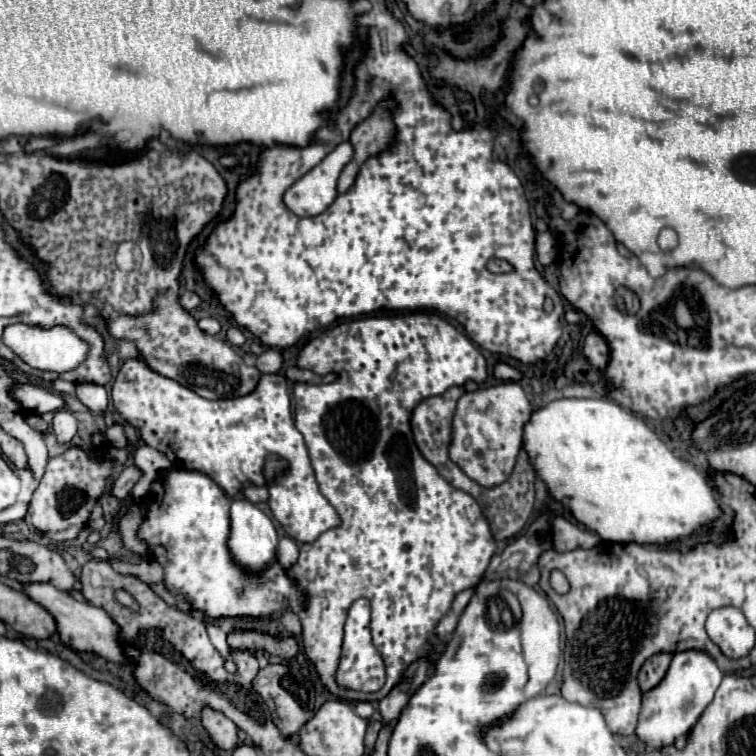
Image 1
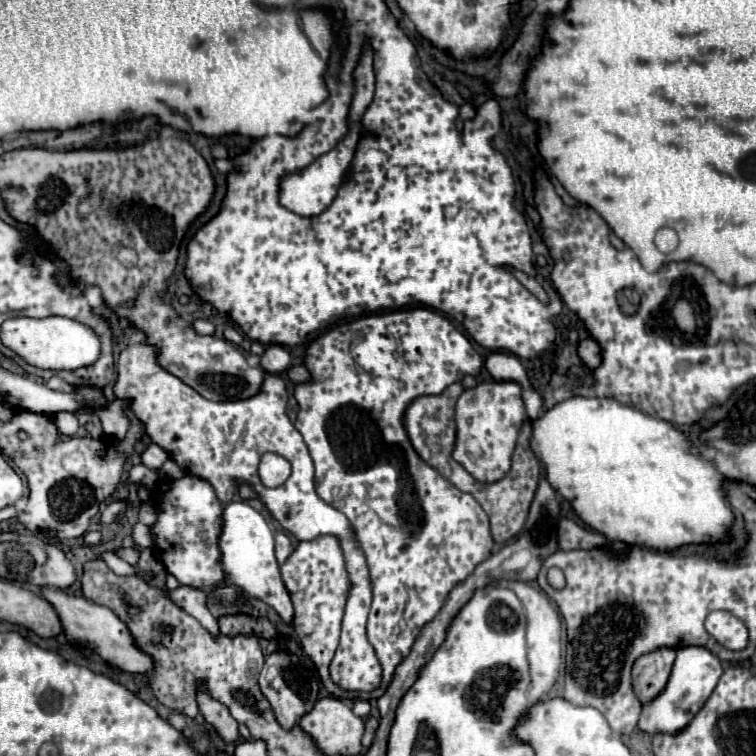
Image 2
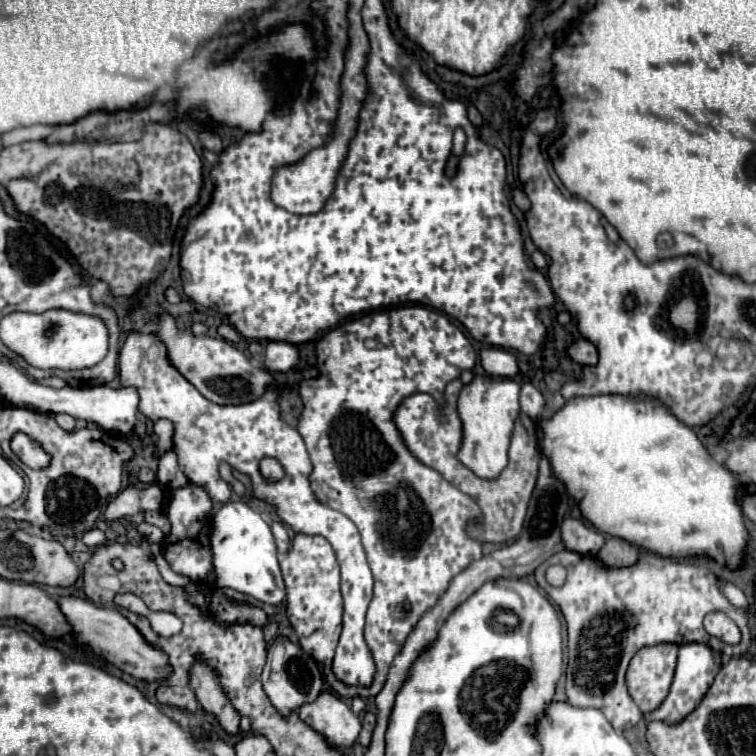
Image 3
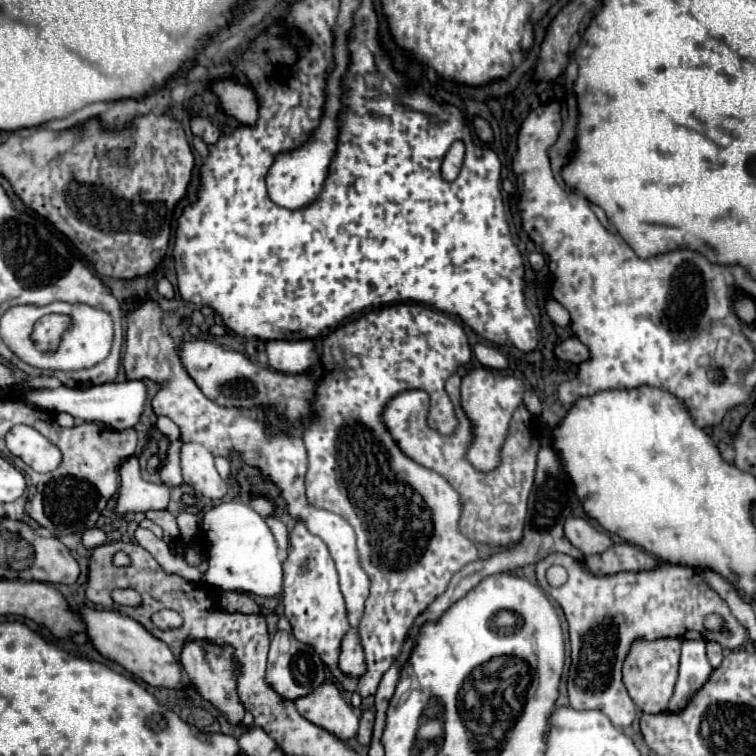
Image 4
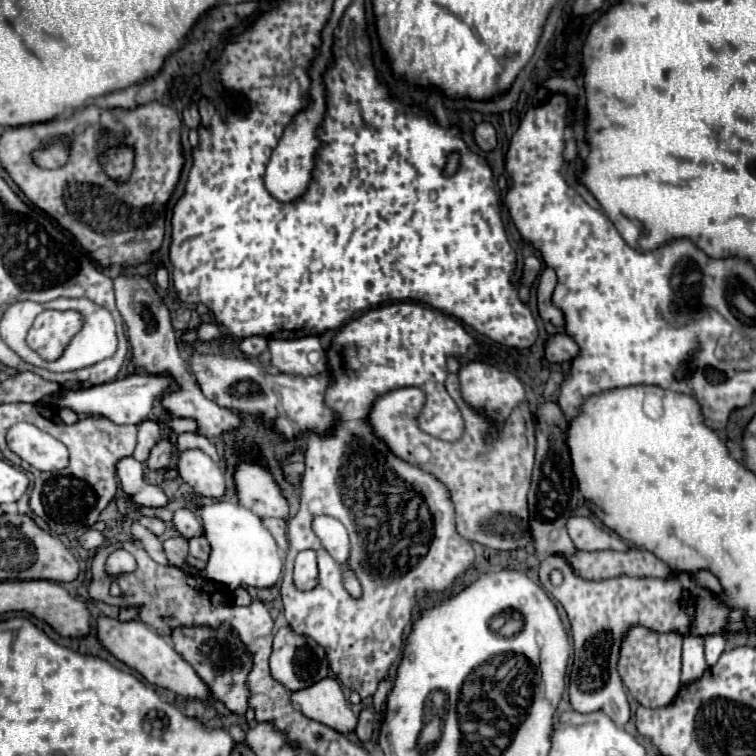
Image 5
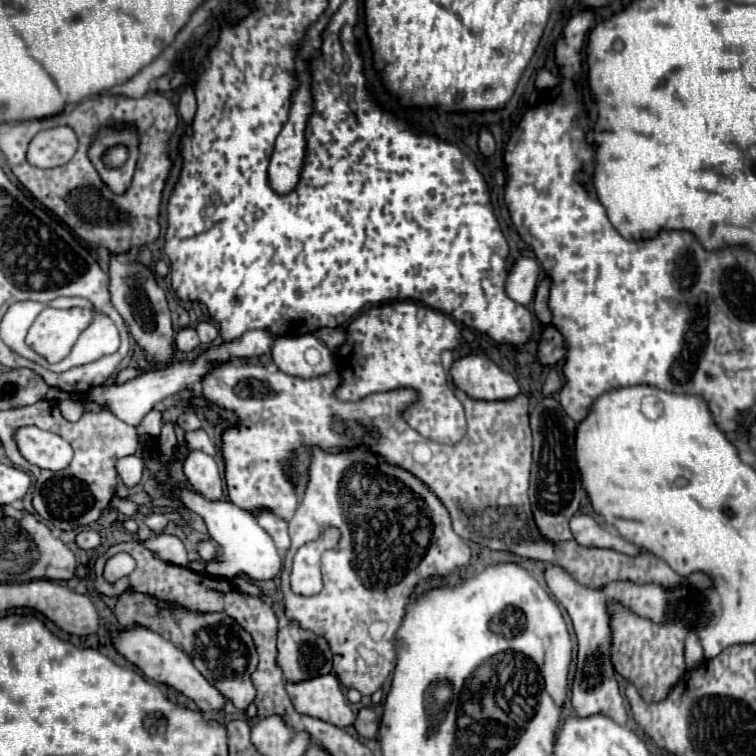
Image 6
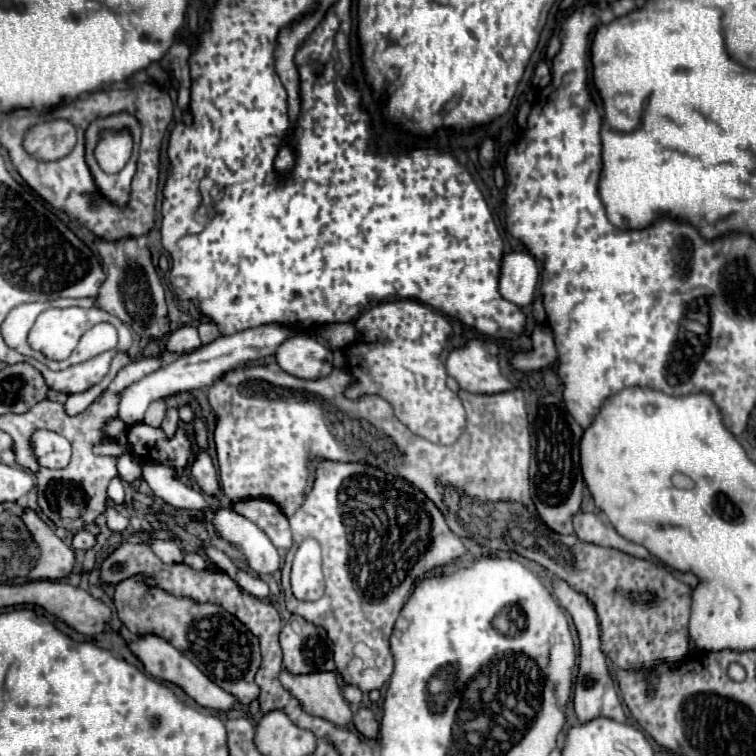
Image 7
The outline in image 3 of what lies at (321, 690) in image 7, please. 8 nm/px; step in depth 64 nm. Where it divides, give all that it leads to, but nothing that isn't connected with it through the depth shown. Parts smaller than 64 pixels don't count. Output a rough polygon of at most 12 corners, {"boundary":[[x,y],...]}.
{"boundary":[[320,694],[298,714],[336,748],[352,746],[360,718],[340,696]]}

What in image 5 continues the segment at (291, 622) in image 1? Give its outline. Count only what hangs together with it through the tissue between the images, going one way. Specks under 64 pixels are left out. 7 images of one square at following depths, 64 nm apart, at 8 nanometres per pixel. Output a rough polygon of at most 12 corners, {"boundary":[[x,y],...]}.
{"boundary":[[236,502],[196,508],[212,546],[204,578],[270,588],[282,558]]}

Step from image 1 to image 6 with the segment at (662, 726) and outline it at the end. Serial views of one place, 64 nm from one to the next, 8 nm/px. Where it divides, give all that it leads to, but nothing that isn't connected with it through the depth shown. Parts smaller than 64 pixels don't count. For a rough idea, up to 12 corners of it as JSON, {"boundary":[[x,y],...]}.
{"boundary":[[694,632],[686,636],[686,668],[702,662],[702,646]]}

